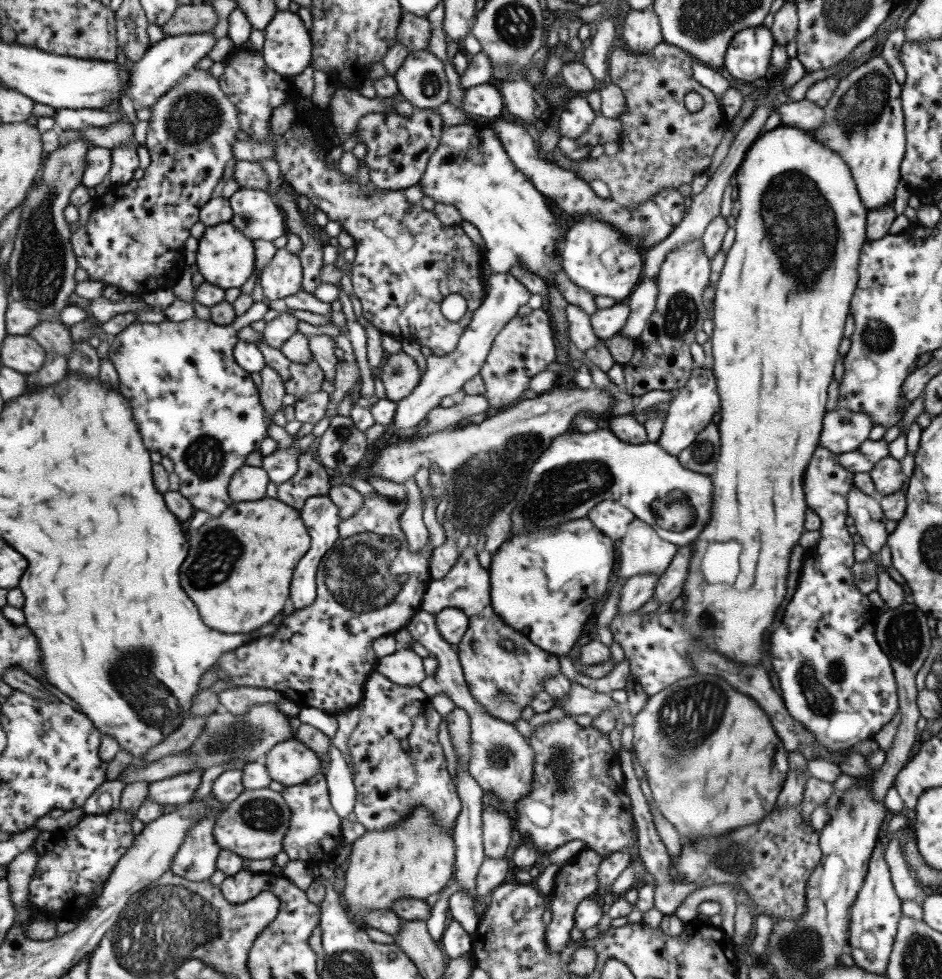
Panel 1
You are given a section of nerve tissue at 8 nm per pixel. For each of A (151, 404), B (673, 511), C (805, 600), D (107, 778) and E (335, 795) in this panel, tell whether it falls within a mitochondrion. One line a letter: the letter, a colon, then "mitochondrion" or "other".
A: other
B: mitochondrion
C: other
D: other
E: other

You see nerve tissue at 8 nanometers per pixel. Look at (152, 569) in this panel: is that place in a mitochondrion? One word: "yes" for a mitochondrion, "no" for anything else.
no

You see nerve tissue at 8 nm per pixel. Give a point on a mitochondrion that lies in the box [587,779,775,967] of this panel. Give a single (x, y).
(732, 856)

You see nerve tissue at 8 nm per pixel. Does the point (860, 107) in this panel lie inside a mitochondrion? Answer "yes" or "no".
yes

